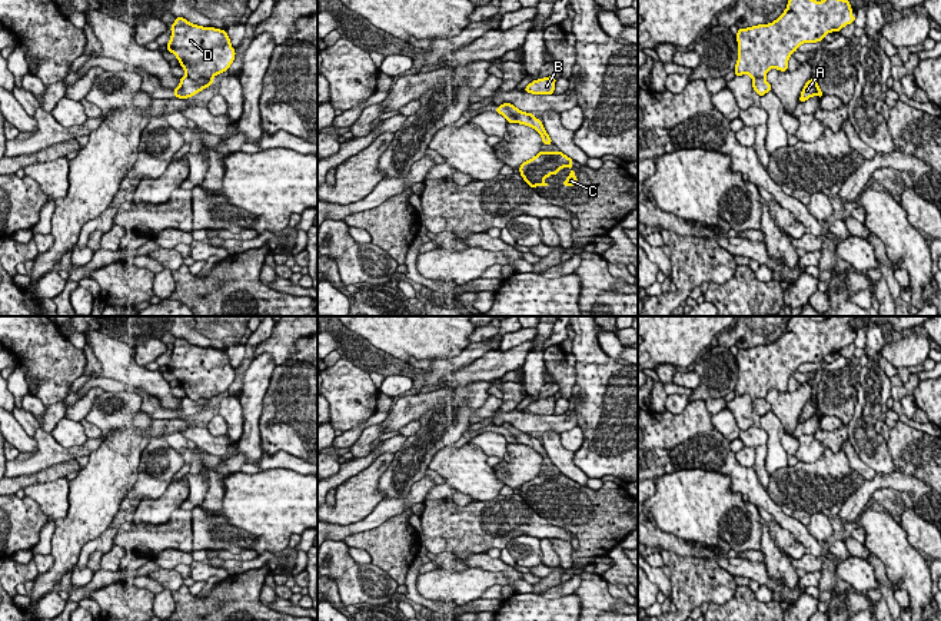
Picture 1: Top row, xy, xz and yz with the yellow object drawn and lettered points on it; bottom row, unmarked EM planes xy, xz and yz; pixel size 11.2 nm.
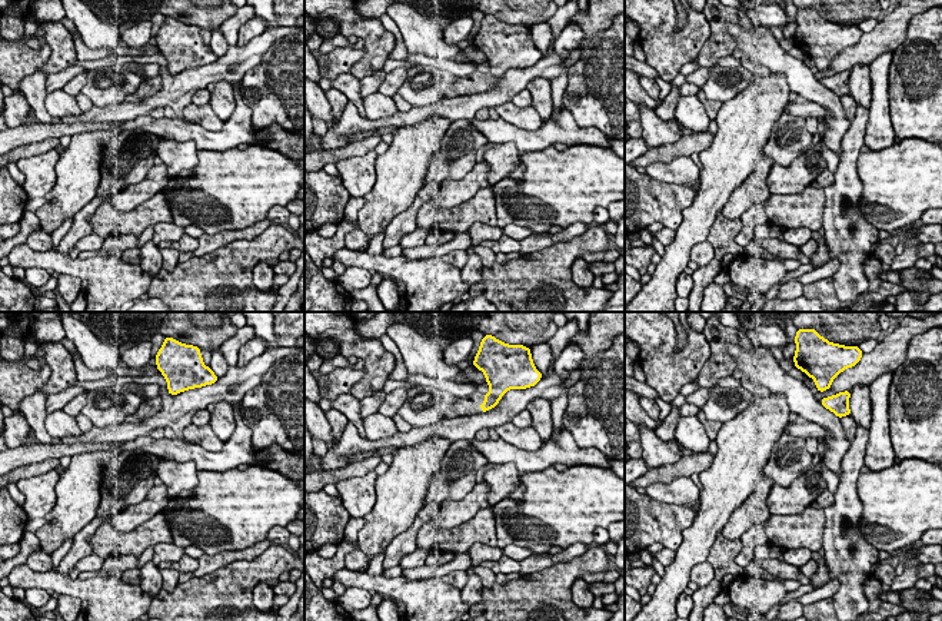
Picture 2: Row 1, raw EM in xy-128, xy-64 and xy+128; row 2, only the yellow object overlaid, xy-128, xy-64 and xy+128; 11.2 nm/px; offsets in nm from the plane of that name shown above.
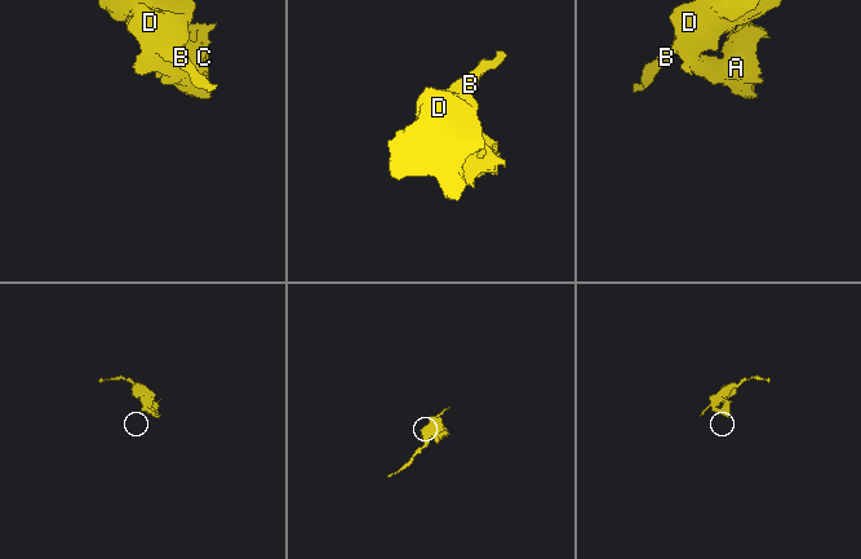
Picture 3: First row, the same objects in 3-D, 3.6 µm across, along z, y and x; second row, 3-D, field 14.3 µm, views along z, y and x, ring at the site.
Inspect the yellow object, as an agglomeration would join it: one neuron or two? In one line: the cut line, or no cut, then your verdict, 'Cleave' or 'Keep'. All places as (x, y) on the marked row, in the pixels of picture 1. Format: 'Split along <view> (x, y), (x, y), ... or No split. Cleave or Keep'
Split along xy (186, 75), (192, 79), (210, 79). Cleave

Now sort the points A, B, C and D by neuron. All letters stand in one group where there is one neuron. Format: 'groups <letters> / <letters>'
groups A C / B D

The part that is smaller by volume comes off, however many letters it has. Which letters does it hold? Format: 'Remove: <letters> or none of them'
Remove: A, C

